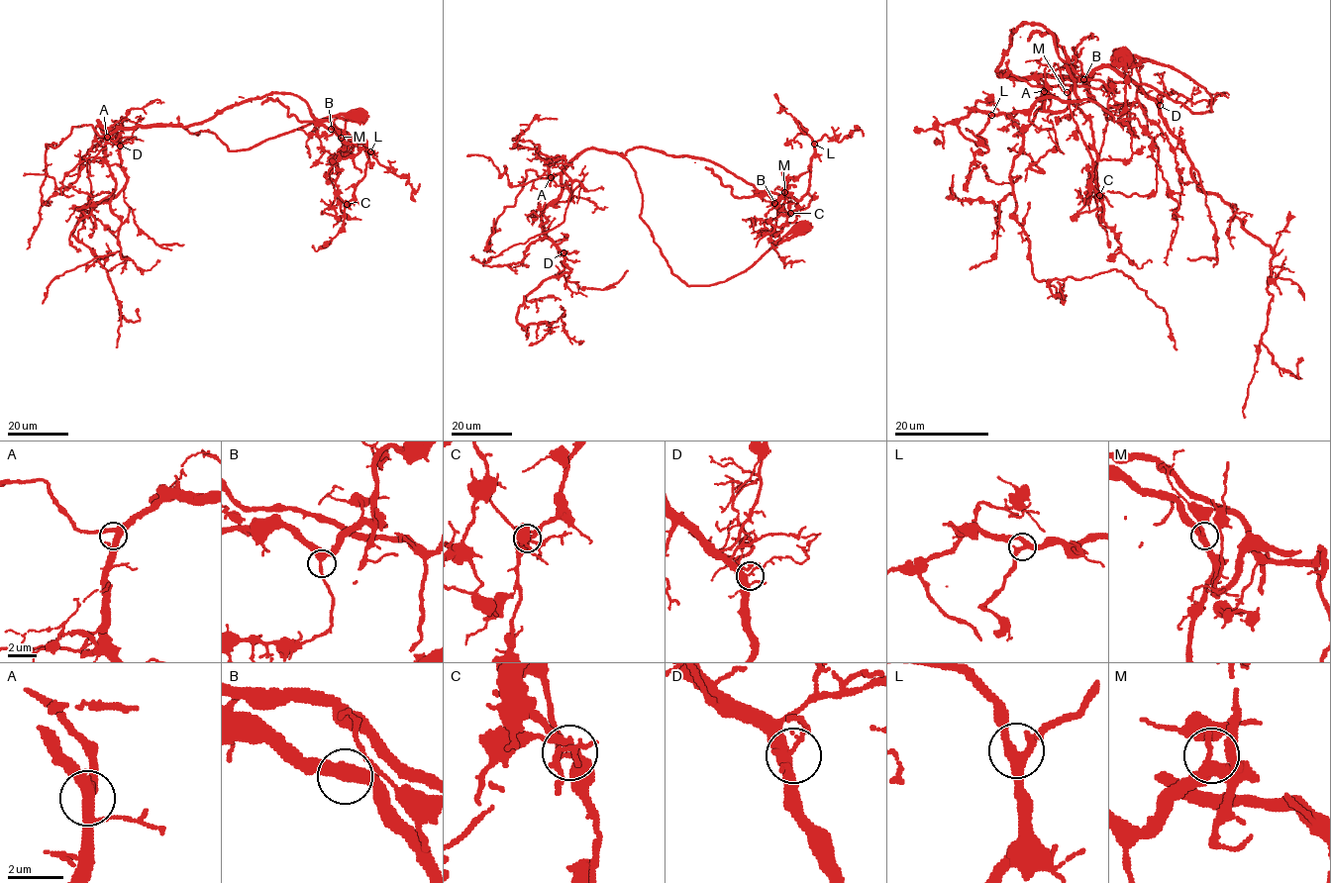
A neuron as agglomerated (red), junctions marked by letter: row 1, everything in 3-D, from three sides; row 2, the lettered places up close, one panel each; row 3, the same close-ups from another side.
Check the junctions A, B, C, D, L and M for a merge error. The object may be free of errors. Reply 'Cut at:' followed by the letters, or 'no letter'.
Cut at: C

